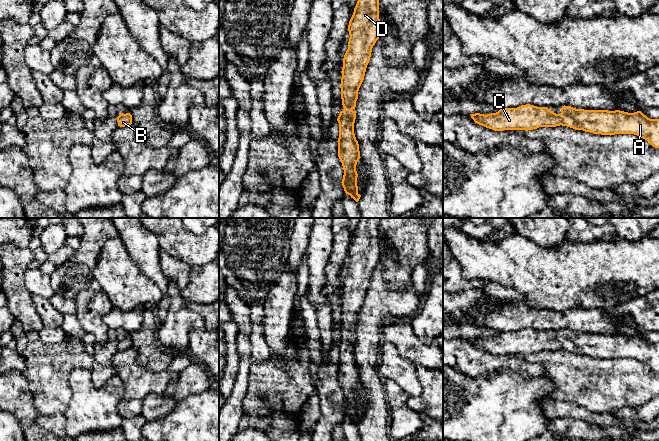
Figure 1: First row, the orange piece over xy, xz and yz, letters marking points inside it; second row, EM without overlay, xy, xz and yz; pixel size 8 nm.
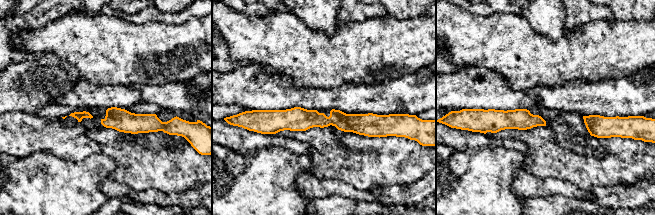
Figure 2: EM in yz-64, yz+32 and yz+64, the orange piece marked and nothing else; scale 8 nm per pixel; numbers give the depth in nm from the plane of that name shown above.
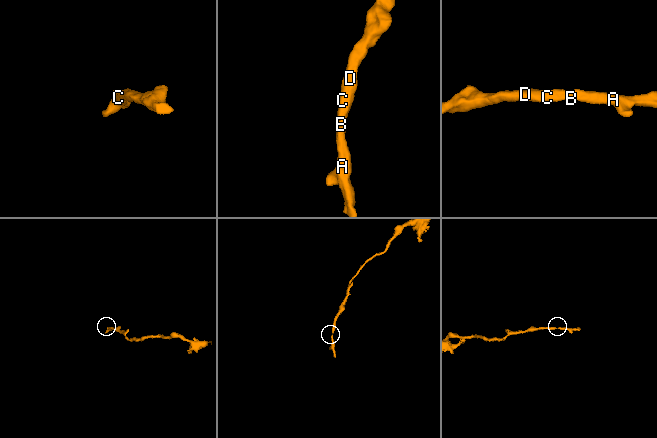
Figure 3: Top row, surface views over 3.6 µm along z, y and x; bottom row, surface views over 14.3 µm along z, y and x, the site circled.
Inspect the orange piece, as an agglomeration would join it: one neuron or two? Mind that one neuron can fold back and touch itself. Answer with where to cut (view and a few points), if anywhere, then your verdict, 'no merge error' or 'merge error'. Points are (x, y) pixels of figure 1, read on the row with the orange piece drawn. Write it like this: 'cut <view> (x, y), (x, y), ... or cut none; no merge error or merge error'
cut none; no merge error

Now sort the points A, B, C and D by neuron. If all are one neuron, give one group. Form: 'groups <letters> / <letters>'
groups A B C D

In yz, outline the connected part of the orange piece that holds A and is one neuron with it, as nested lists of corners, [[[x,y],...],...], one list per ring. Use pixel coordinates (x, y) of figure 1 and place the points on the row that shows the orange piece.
[[[526,104],[517,108],[502,108],[491,114],[470,114],[475,123],[494,131],[503,130],[533,130],[539,127],[567,126],[575,130],[583,130],[593,134],[615,135],[634,134],[645,140],[655,148],[659,148],[659,119],[650,119],[641,111],[628,113],[620,110],[584,110],[571,106],[562,106],[561,113],[556,114],[547,107],[537,107]]]

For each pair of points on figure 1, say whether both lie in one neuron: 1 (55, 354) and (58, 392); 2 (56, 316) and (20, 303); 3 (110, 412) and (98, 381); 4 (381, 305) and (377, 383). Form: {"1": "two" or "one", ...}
{"1": "one", "2": "two", "3": "two", "4": "one"}

